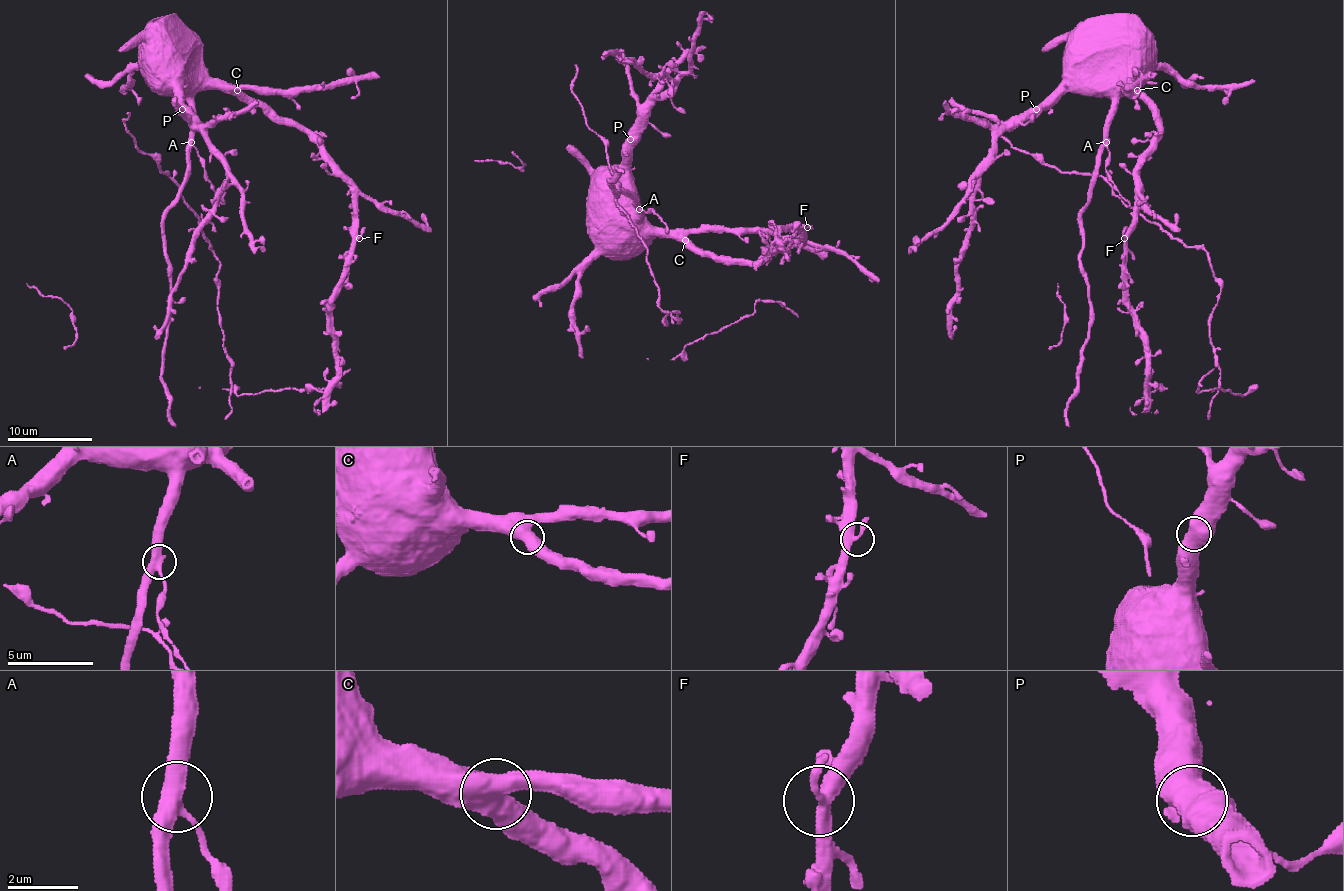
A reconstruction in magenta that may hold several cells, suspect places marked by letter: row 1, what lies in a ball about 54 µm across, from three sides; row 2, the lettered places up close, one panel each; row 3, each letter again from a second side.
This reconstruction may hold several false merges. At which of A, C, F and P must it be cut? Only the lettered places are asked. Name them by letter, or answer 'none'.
A

